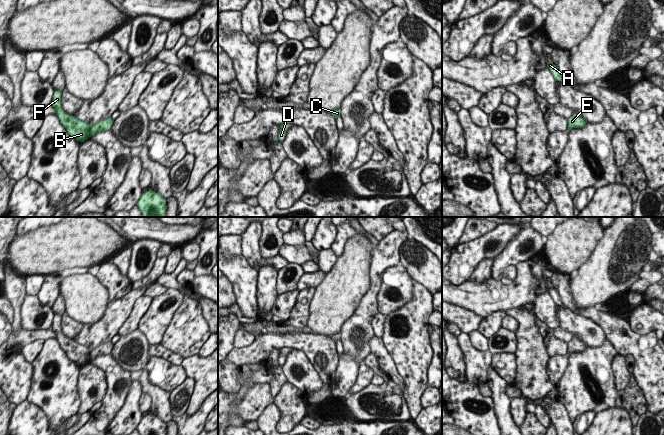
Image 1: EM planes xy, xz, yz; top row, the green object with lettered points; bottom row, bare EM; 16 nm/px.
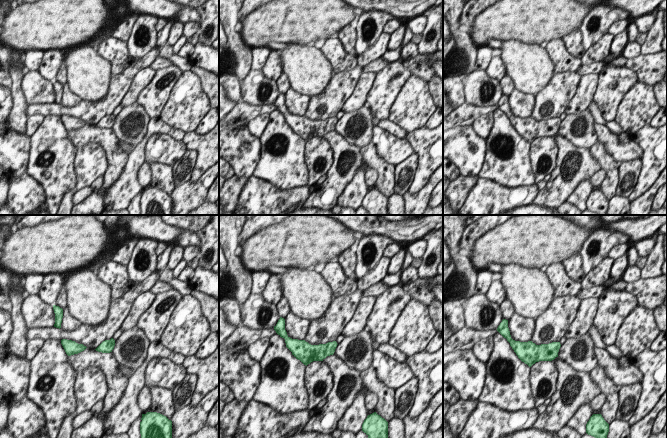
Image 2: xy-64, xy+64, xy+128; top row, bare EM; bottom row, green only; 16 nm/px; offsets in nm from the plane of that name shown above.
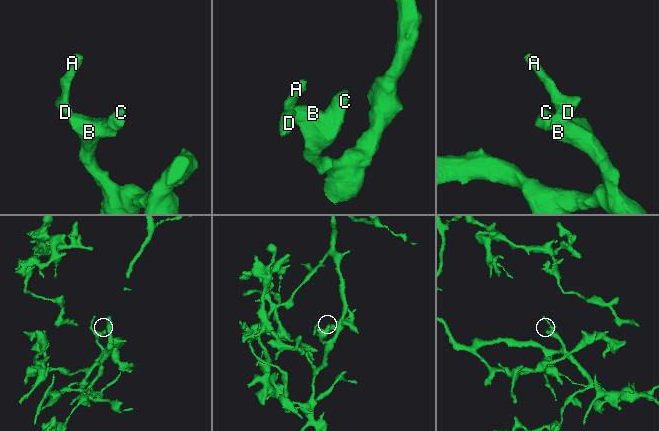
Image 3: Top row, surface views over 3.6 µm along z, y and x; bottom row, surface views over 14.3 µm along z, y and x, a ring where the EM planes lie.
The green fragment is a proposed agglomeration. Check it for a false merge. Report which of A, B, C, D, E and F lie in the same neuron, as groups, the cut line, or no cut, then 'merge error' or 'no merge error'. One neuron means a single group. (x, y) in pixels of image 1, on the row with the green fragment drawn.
groups A B C D E F; cut none; no merge error

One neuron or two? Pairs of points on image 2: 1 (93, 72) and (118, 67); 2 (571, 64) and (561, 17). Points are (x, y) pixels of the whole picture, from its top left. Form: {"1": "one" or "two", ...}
{"1": "two", "2": "two"}

